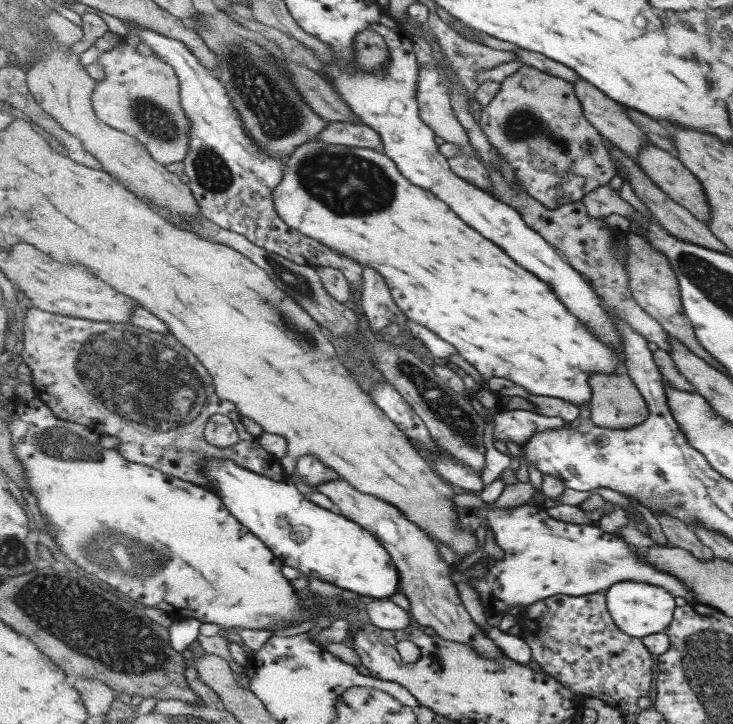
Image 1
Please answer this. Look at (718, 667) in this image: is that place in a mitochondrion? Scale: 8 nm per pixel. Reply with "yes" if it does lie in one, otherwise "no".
yes

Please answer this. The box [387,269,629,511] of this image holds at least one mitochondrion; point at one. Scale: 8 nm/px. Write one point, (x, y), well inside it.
(442, 405)

